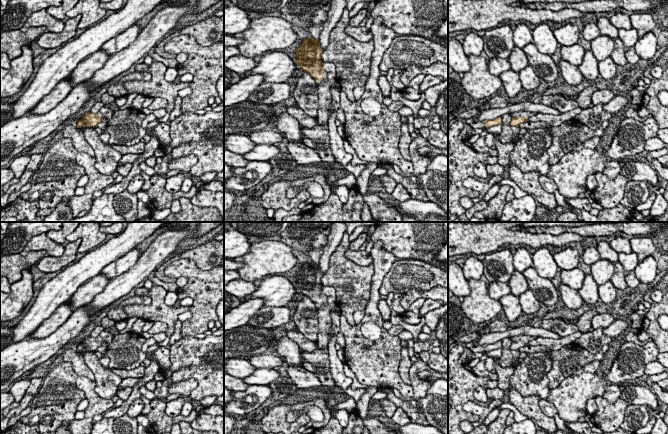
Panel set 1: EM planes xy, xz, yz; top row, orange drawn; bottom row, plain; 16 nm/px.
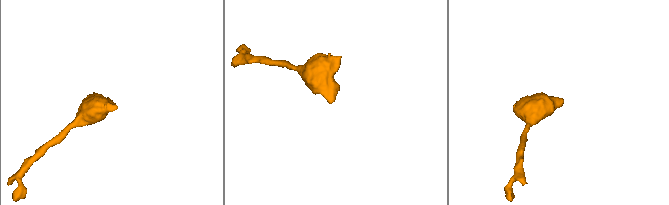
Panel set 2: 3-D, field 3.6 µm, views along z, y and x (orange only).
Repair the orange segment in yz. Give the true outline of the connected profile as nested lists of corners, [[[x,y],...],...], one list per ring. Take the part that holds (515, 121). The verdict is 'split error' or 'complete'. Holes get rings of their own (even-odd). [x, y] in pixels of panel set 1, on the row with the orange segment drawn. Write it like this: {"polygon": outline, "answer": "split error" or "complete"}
{"polygon": [[[523,111],[519,117],[512,117],[510,125],[519,127],[521,123],[527,122],[528,119],[533,115],[535,115],[535,113],[529,111]]], "answer": "split error"}

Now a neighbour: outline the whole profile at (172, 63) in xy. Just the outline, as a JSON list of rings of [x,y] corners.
[[[151,53],[149,55],[153,60],[163,63],[167,68],[168,67],[177,68],[178,66],[178,62],[176,59],[165,59],[159,56],[157,53]]]

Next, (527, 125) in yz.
[[[540,121],[540,122],[524,122],[524,123],[521,123],[519,125],[519,128],[524,128],[526,130],[529,130],[529,129],[535,129],[535,128],[544,128],[544,127],[547,127],[549,124],[544,122],[544,121]]]

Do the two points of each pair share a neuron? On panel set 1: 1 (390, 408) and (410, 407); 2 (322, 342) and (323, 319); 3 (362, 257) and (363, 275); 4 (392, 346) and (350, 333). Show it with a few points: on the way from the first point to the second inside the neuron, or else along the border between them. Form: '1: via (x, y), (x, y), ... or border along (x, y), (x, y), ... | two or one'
1: border along (385, 398), (390, 400), (396, 407) | two
2: via (323, 336), (323, 325) | one
3: border along (344, 252), (348, 258), (360, 265), (372, 264) | two
4: via (382, 346), (360, 343) | one

